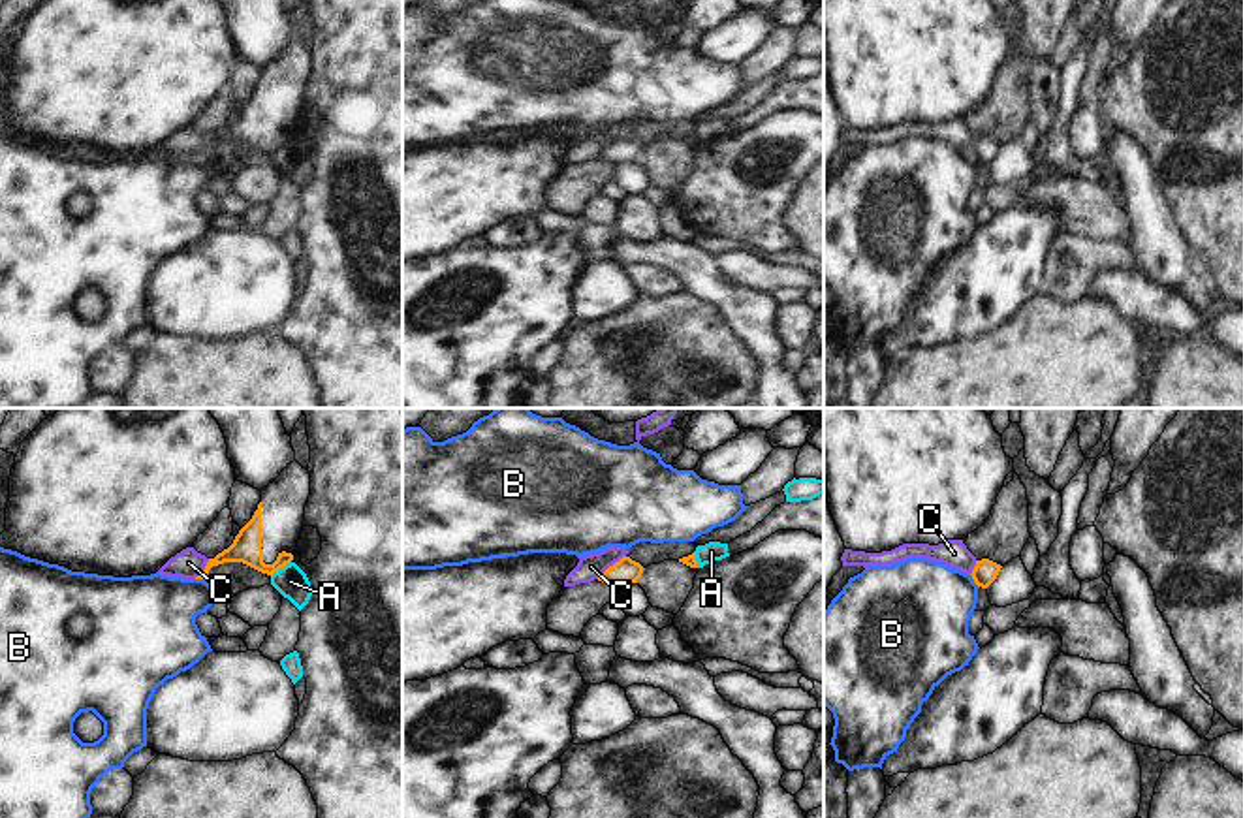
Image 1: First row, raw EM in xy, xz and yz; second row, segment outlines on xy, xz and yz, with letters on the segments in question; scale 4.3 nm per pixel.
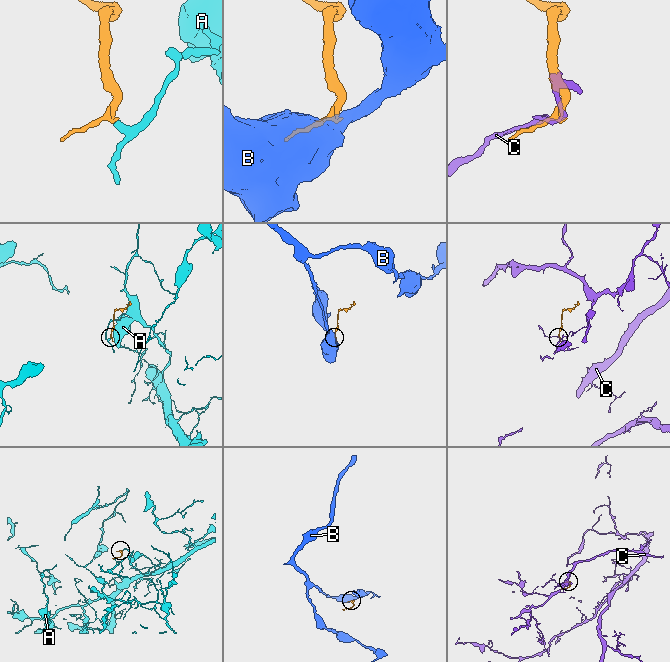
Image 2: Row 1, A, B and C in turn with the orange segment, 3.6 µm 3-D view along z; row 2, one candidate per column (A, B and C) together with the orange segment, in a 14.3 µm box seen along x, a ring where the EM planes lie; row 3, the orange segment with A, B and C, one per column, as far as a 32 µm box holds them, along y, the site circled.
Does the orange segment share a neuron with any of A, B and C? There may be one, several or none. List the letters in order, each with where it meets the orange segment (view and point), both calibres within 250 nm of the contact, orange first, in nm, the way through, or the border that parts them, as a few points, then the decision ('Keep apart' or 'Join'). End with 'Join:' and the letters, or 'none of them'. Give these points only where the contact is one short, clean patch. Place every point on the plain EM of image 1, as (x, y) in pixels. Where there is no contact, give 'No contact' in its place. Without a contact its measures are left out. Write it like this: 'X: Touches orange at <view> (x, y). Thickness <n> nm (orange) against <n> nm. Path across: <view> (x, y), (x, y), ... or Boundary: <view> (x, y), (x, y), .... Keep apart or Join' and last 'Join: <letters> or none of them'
A: Touches orange at xy (281, 145). Thickness 130 nm (orange) against 140 nm. Boundary: xy (290, 140), (271, 155). Keep apart
B: Touches orange at yz (975, 160). Thickness 100 nm (orange) against 400 nm. Keep apart
C: Touches orange at xz (610, 145). Thickness 110 nm (orange) against 110 nm. Keep apart
Join: none of them

